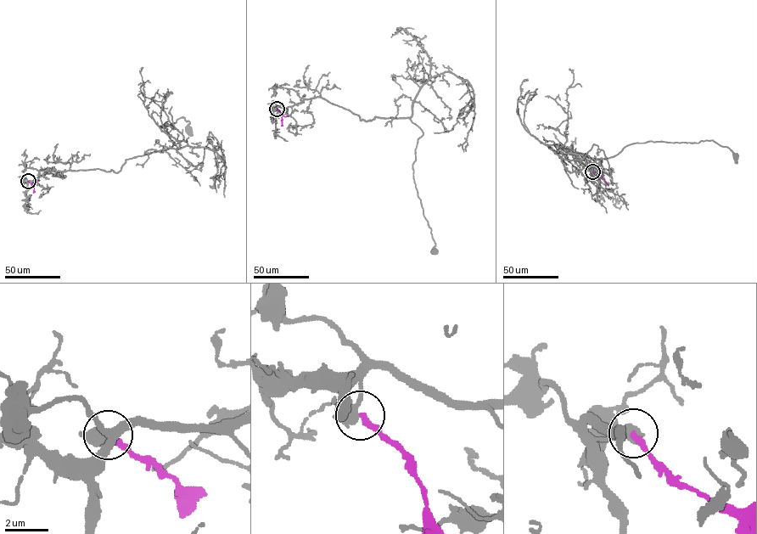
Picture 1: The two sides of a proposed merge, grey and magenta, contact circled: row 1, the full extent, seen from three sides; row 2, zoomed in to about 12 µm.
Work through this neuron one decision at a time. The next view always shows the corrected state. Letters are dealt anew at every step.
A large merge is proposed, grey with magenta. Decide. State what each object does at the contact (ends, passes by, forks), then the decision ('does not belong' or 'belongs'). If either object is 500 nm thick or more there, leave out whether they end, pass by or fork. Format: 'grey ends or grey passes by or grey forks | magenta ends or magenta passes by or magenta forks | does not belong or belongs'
grey passes by | magenta ends | does not belong

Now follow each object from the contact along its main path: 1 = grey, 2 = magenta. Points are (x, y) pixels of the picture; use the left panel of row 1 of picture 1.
1: (28, 181), (53, 171), (118, 172), (126, 160), (171, 146), (164, 127), (176, 119), (189, 122), (189, 130)
2: (28, 181), (33, 184), (33, 193)

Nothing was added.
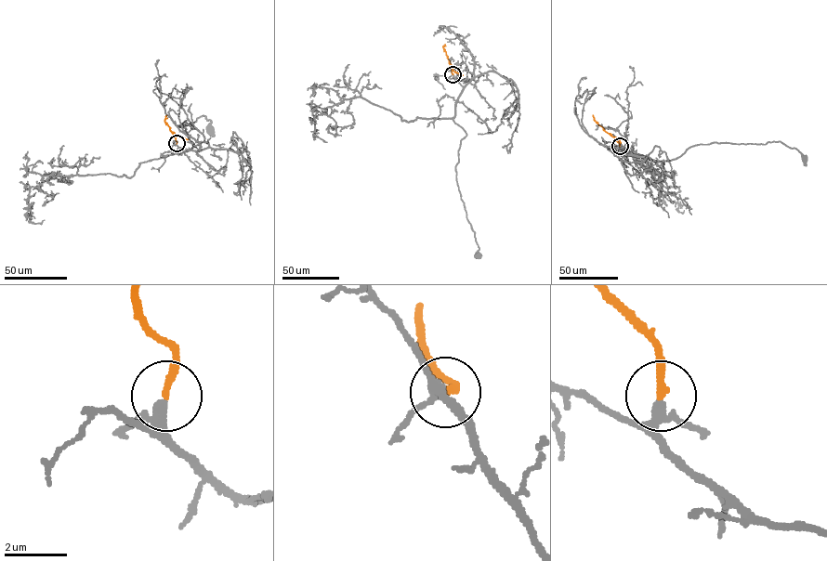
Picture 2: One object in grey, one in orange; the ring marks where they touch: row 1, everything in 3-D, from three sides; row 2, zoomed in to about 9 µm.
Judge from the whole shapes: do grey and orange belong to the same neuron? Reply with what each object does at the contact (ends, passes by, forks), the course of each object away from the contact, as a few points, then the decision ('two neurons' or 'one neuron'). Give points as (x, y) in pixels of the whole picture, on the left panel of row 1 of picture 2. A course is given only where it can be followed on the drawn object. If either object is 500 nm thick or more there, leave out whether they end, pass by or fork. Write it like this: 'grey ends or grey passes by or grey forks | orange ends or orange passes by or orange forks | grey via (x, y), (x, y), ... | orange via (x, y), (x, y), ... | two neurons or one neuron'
grey passes by | orange ends | grey via (177, 143), (189, 150), (178, 153), (191, 148), (194, 144), (182, 127), (202, 115), (211, 122), (211, 130) | orange via (177, 143), (176, 136), (164, 121), (166, 115) | one neuron

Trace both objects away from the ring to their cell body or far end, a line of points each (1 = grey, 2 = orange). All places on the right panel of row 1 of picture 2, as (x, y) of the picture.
1: (620, 146), (631, 154), (667, 161), (699, 144), (766, 144), (780, 141), (796, 149), (804, 159)
2: (620, 146), (593, 115)

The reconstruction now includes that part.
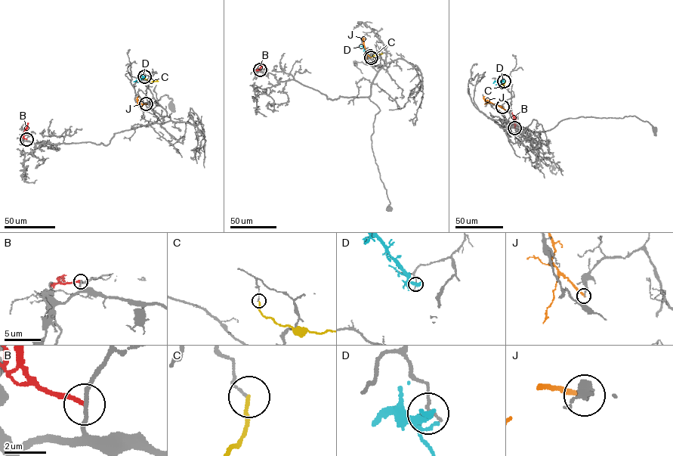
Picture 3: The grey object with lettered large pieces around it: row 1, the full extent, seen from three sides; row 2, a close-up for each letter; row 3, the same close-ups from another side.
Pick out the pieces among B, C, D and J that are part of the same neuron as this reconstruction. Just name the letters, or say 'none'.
none

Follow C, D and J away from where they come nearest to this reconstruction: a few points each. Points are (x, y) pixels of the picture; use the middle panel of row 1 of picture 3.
C: (370, 57), (382, 54)
D: (370, 57), (360, 46)
J: (371, 57), (364, 47), (365, 38)

